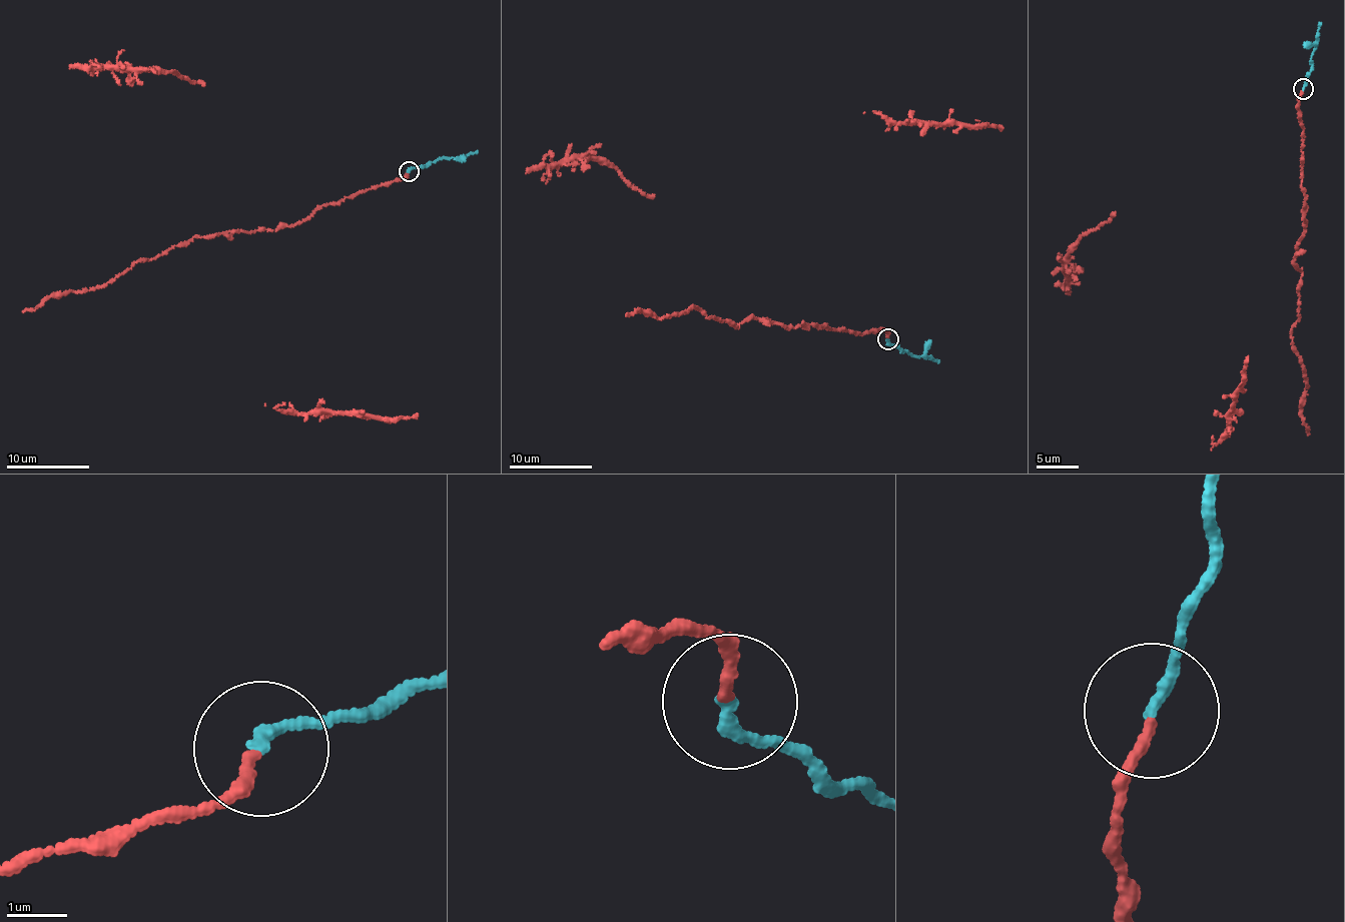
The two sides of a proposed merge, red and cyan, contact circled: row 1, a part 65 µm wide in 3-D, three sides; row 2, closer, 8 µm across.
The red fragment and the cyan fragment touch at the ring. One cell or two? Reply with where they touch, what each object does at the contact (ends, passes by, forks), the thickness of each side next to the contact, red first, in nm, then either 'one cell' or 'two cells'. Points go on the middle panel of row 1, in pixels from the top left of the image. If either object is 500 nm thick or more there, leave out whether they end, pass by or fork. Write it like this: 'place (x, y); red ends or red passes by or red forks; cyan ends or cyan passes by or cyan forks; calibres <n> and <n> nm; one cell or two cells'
place (888, 339); red ends; cyan ends; calibres 170 and 200 nm; one cell

